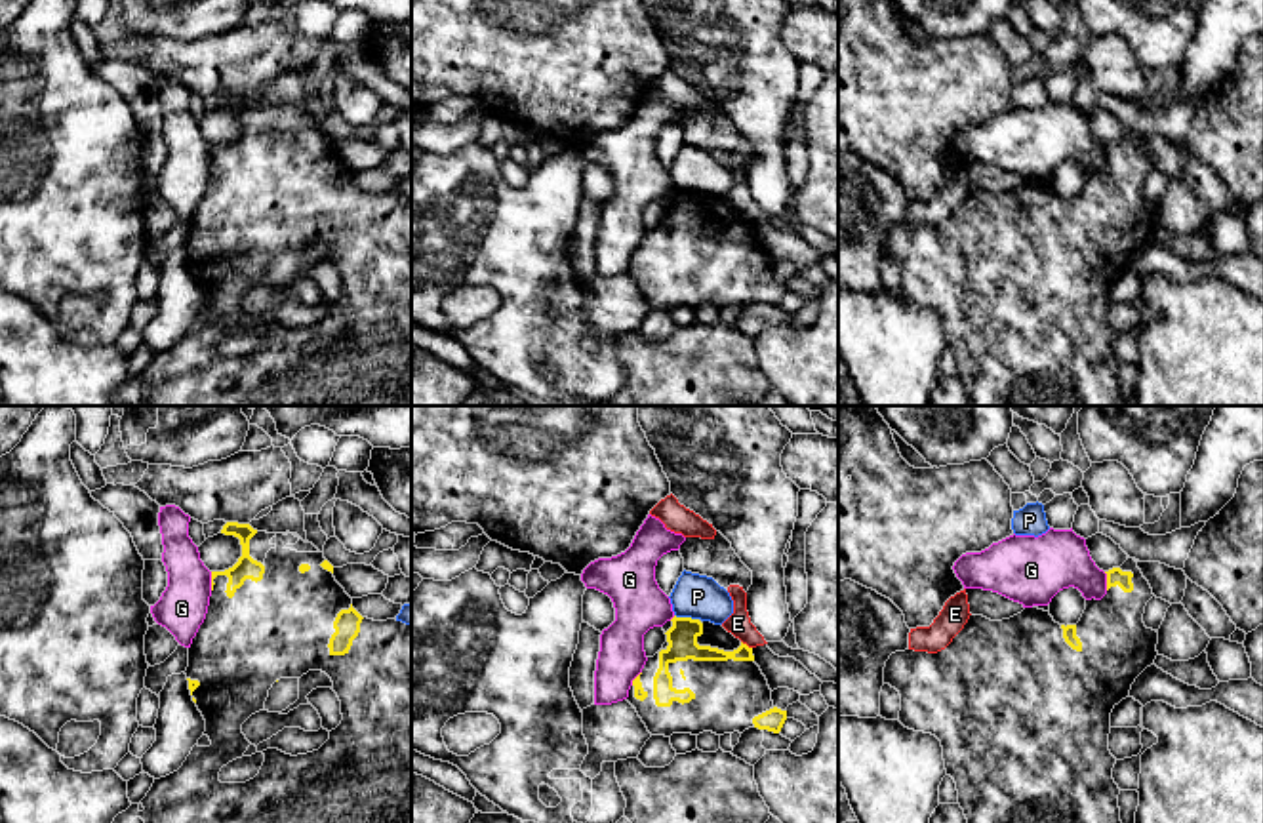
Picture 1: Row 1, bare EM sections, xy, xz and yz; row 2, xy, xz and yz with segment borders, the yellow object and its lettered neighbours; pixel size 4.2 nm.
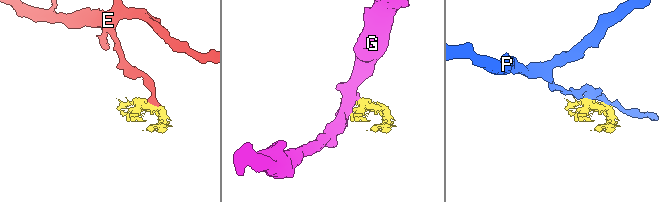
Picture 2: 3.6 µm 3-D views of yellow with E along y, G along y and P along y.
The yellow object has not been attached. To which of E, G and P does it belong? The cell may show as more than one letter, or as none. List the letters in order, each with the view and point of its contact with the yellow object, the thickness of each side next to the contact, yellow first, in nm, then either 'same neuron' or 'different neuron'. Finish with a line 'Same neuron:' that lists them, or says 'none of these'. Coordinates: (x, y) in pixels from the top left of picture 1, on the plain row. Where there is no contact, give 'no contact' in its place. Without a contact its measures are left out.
E: xz (745, 218) | 100/100 nm | different neuron
G: xy (212, 155) | 100/200 nm | different neuron
P: xz (686, 191) | 130/190 nm | different neuron
Same neuron: none of these

